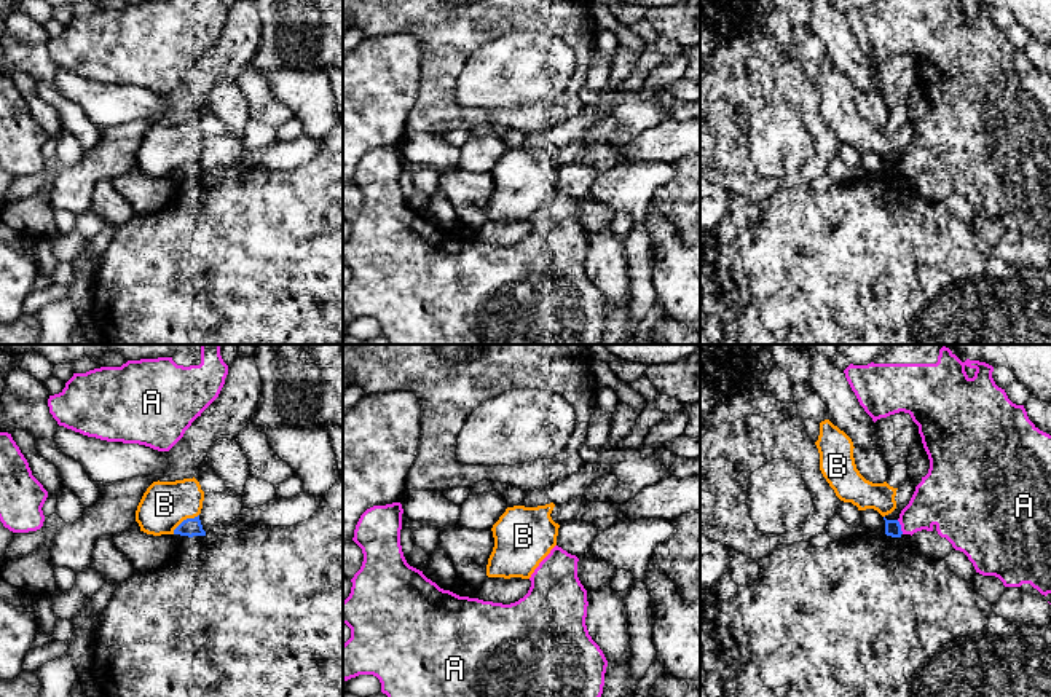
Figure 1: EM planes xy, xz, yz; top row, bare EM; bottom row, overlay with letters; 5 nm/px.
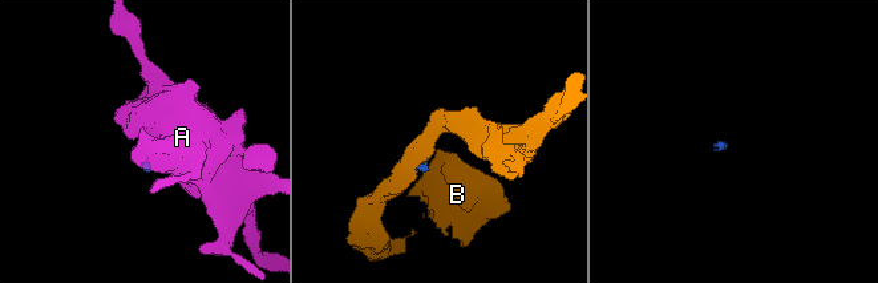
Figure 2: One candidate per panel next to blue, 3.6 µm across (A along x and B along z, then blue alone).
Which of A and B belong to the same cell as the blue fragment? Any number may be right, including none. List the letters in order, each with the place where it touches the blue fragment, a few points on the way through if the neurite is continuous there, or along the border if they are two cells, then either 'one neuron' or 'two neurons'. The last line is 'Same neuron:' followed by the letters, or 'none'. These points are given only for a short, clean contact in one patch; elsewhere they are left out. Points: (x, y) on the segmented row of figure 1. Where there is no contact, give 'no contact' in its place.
A: meets blue in yz at (900, 527); two neurons
B: meets blue in xy at (184, 520); one neuron
Same neuron: B

